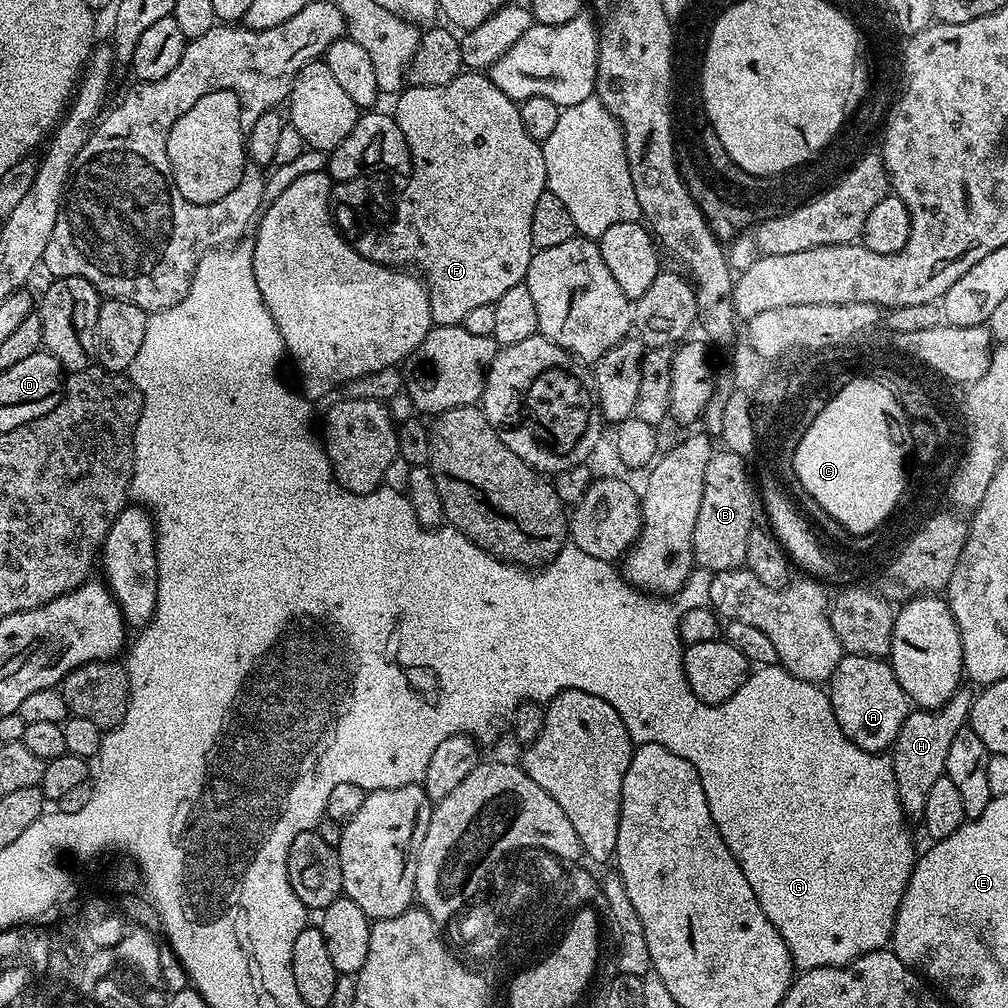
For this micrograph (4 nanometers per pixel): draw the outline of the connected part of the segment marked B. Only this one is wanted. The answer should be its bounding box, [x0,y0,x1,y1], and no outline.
[692,450,758,572]

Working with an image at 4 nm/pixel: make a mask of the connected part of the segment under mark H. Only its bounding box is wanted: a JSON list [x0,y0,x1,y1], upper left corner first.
[890,686,974,817]

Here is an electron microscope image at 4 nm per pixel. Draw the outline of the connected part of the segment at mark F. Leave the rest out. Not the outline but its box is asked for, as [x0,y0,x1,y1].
[392,70,548,325]

